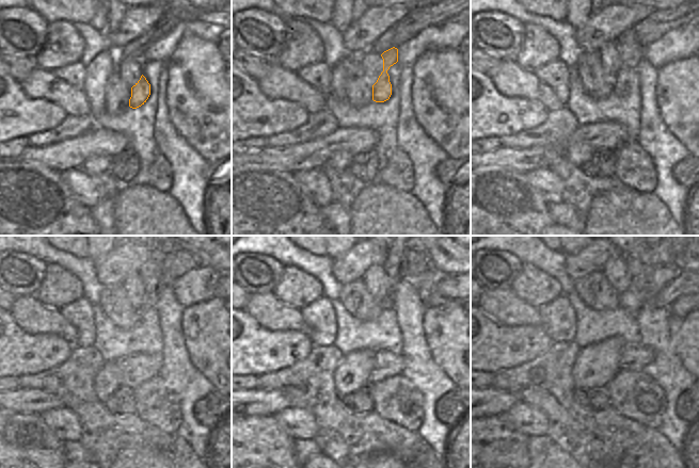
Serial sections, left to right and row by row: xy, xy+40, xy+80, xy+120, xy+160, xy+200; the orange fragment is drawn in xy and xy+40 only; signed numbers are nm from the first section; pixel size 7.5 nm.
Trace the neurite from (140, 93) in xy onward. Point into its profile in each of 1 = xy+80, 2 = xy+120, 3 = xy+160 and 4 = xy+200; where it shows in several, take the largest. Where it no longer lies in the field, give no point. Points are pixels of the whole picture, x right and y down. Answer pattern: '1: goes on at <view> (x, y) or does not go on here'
1: goes on at xy+80 (631, 52)
2: goes on at xy+120 (153, 272)
3: goes on at xy+160 (395, 264)
4: goes on at xy+200 (634, 265)

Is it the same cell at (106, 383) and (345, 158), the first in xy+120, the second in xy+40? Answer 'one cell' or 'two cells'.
one cell

